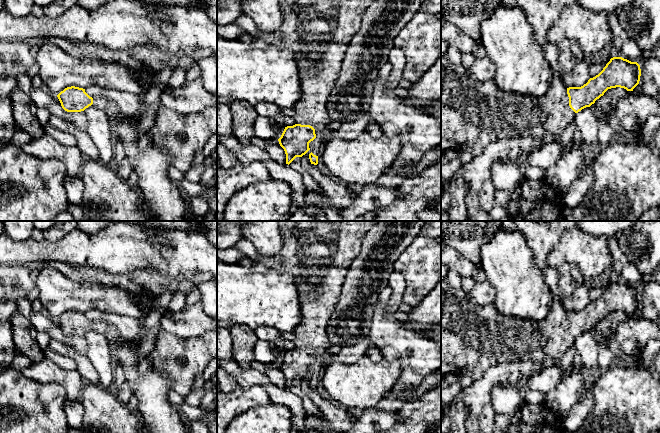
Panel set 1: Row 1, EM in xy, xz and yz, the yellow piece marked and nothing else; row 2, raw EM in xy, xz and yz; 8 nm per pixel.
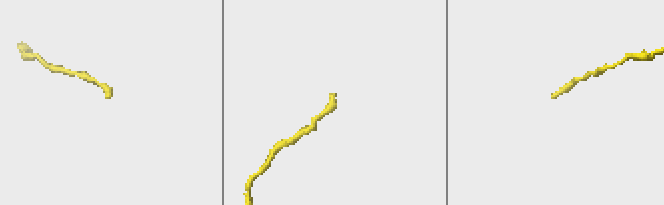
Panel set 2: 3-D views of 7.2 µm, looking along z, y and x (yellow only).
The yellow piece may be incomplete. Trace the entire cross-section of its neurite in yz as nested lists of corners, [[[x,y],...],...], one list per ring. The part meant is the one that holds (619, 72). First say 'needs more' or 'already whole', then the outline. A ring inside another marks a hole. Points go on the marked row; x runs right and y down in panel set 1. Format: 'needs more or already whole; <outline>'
needs more; [[[441,55],[441,153],[449,150],[457,153],[468,151],[477,156],[491,143],[504,139],[538,139],[540,146],[551,142],[558,142],[564,129],[574,121],[575,114],[586,107],[590,107],[597,99],[611,88],[624,88],[627,91],[639,84],[641,76],[640,65],[622,57],[613,57],[603,70],[581,87],[567,88],[562,79],[554,76],[548,92],[542,97],[519,95],[504,92],[499,89],[494,80],[477,81],[468,68],[462,64],[455,65],[445,55]]]

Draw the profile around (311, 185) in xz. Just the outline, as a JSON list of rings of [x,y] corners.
[[[296,157],[289,166],[297,171],[303,179],[303,183],[306,186],[307,190],[310,191],[317,191],[319,190],[319,185],[317,182],[312,178],[312,176],[307,172],[307,170],[301,164],[301,158]]]

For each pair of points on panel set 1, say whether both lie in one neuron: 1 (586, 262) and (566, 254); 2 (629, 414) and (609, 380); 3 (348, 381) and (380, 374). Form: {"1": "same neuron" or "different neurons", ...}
{"1": "same neuron", "2": "same neuron", "3": "same neuron"}

